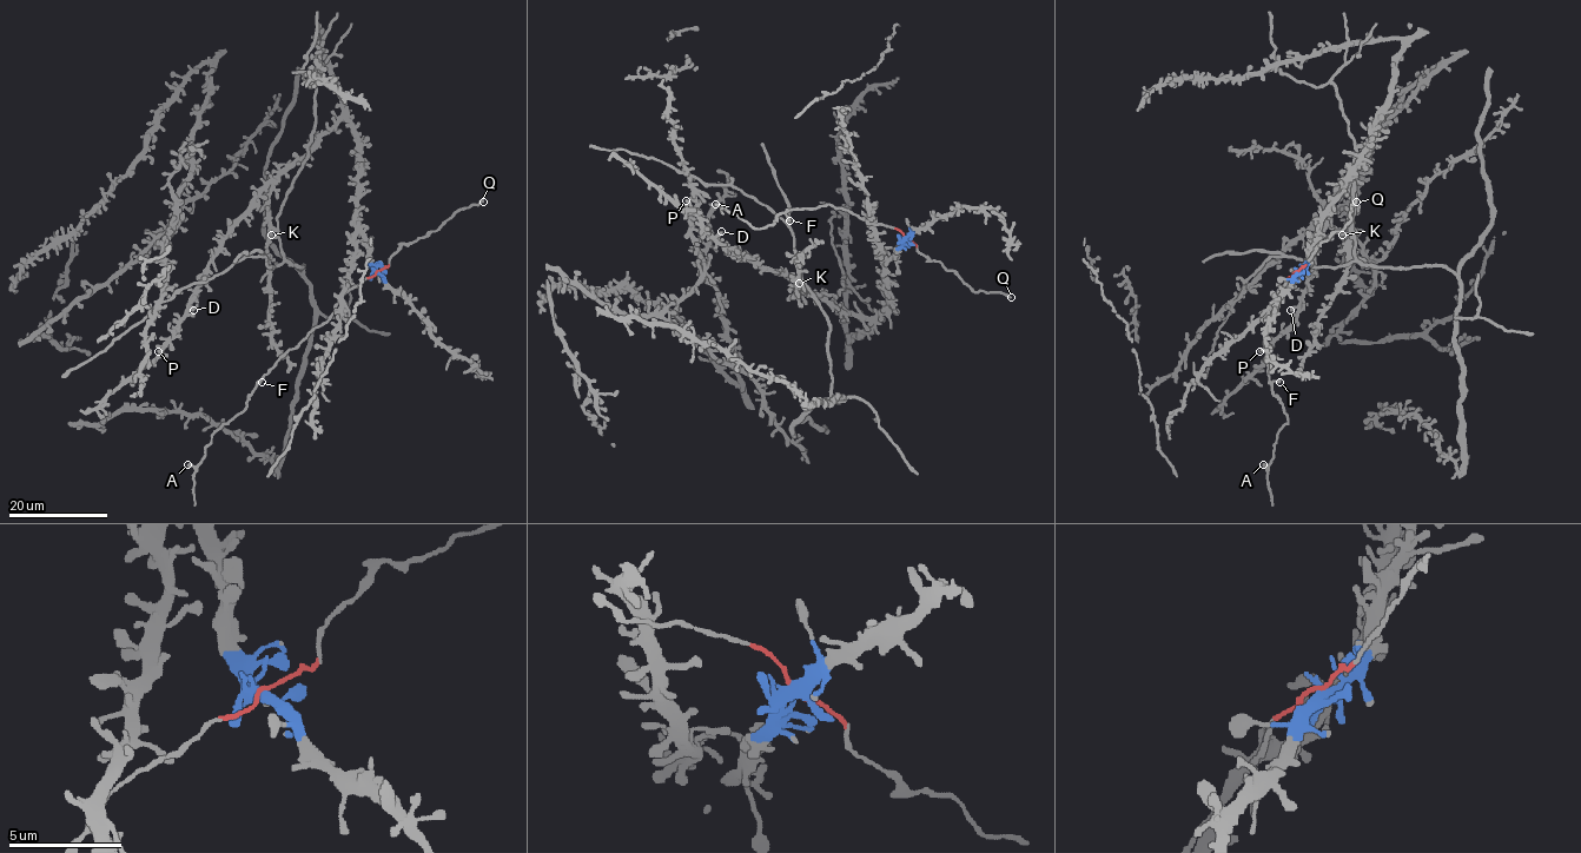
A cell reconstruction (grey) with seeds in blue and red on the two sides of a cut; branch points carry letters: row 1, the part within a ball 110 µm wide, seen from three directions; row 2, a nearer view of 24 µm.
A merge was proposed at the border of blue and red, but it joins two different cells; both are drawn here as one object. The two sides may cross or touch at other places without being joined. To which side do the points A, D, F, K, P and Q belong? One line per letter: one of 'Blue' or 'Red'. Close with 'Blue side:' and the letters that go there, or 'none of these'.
A: Red
D: Blue
F: Red
K: Blue
P: Blue
Q: Red
Blue side: D, K, P

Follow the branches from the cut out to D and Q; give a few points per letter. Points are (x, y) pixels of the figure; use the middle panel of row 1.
D: (904, 238), (885, 263), (886, 306), (868, 318), (842, 313), (788, 277), (738, 255), (720, 244), (720, 231)
Q: (905, 238), (931, 262), (939, 262), (952, 270), (973, 292), (999, 292), (1011, 297)

